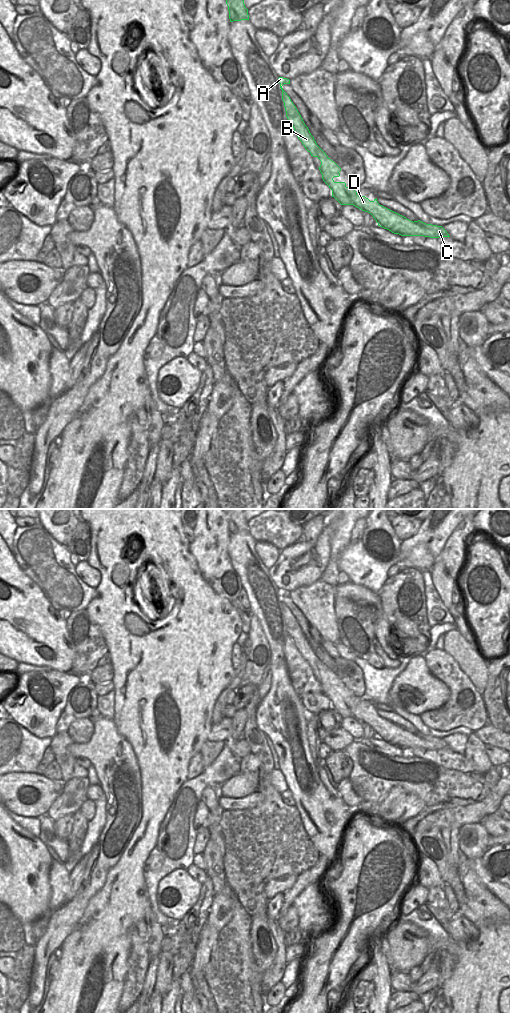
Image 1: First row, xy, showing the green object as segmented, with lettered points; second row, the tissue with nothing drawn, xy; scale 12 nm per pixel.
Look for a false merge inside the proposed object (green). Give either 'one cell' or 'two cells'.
two cells

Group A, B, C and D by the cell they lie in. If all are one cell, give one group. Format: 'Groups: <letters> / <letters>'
Groups: A B / C D

